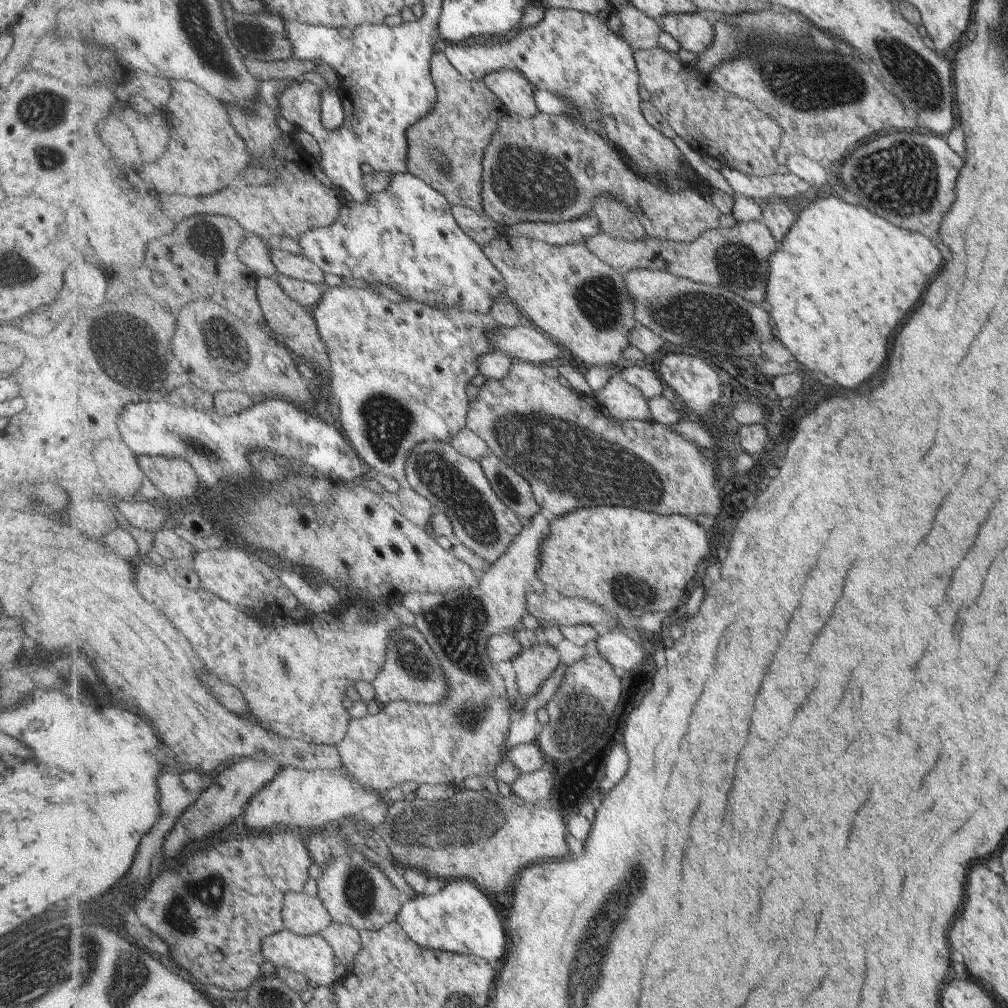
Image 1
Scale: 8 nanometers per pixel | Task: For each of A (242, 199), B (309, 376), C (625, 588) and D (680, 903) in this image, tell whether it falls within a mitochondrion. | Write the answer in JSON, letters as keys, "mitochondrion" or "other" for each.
{"A":"other","B":"other","C":"mitochondrion","D":"other"}

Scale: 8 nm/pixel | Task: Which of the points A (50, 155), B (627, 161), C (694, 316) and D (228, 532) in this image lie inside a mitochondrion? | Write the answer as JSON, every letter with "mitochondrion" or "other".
{"A":"mitochondrion","B":"other","C":"mitochondrion","D":"other"}

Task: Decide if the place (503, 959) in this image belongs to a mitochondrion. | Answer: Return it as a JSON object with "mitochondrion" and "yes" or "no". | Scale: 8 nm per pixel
{"mitochondrion":"no"}

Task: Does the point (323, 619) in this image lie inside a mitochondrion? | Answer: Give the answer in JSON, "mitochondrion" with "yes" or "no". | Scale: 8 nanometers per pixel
{"mitochondrion":"no"}

